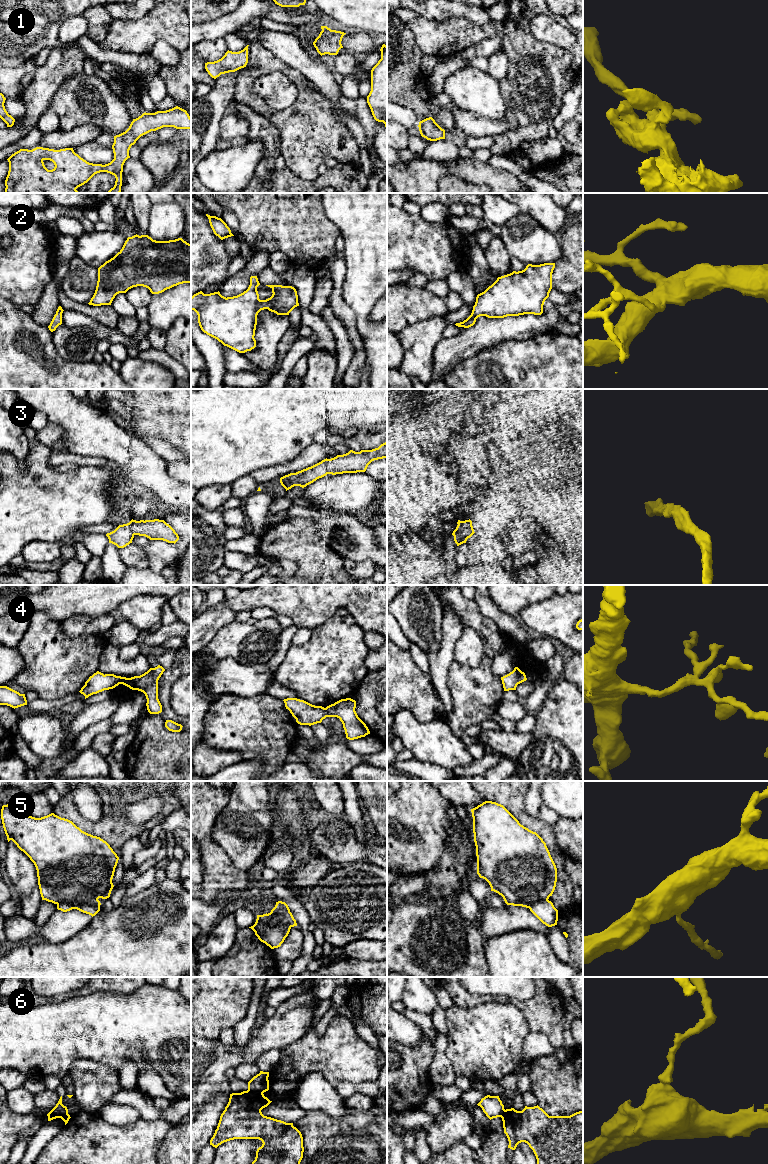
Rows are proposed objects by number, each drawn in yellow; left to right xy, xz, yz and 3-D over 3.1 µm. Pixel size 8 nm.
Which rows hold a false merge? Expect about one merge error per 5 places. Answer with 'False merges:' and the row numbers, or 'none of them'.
False merges: 5, 6

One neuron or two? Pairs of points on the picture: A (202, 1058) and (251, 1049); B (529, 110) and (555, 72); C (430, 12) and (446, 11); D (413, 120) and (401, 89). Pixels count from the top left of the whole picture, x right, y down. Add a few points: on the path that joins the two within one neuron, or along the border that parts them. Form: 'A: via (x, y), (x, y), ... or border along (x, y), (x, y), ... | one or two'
A: via (214, 1058), (239, 1054) | one
B: via (533, 101), (535, 94), (546, 81) | one
C: via (434, 11), (442, 11) | one
D: border along (397, 102), (410, 107), (420, 120) | two

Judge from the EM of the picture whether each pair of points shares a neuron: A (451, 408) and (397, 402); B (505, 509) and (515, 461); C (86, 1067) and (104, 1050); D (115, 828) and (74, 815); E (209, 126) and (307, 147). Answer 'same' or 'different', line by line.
A: same
B: different
C: different
D: same
E: different

